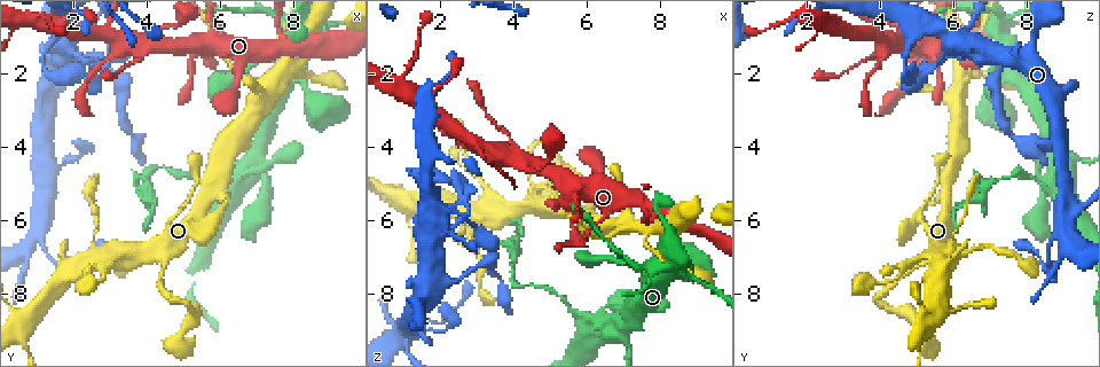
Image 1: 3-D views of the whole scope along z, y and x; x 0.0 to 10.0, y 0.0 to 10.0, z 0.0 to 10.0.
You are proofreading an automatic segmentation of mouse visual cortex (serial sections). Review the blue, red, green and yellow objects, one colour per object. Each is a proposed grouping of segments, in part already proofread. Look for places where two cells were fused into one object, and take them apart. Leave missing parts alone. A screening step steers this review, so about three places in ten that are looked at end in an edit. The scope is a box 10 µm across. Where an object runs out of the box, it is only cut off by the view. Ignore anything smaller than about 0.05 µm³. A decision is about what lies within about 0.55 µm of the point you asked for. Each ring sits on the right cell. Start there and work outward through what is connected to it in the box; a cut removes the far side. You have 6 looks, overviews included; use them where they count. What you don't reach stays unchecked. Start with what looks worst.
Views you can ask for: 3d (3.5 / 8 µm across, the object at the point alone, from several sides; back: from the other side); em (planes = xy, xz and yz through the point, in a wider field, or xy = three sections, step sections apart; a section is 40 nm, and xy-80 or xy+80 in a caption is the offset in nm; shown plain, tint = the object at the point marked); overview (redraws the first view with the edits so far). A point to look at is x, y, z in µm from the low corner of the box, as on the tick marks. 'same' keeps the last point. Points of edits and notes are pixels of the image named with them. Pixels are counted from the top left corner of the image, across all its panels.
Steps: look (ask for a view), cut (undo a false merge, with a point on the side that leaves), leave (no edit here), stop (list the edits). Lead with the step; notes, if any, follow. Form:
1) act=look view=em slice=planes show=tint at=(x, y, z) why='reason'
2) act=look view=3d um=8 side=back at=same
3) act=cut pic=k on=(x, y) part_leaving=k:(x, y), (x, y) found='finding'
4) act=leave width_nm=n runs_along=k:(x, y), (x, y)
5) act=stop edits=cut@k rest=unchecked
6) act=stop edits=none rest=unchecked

act=look view=3d um=3.5 side=back at=(4.50, 7.20, 5.25) why='thick turns thin'

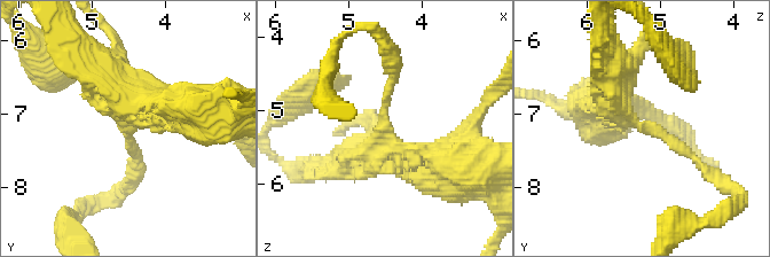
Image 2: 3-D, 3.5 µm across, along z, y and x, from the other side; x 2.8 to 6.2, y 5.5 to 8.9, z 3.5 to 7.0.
act=look view=em slice=xy step=3 show=tint at=(4.50, 7.15, 5.25) arm_widths_nm=150,400

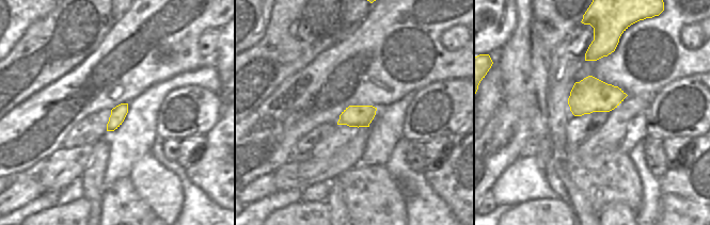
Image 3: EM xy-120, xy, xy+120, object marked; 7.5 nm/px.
act=leave runs_along=2:(617, 63), (631, 119), (705, 169) found='one cell here'

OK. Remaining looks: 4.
act=look view=3d um=3.5 side=back at=(4.30, 4.65, 7.75)

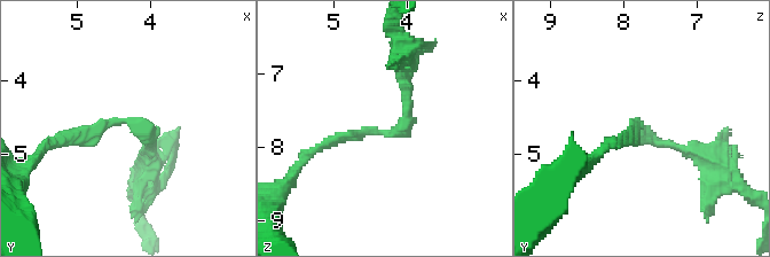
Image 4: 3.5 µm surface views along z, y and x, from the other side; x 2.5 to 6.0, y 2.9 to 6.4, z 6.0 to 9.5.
act=look view=em slice=xy step=3 show=tint at=(4.35, 4.60, 7.80) arm_widths_nm=100,150

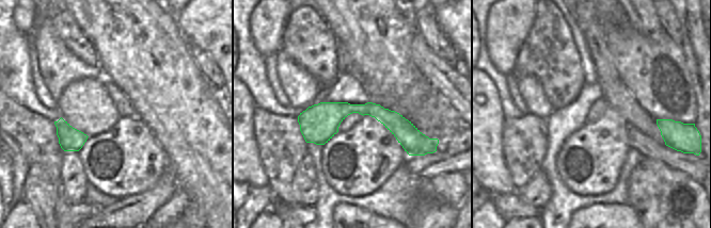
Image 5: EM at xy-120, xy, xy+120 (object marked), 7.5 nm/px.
act=cut pic=4 on=(661, 143) found='a second cell is stuck on'

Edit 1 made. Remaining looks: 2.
act=look view=3d um=3.5 at=(3.50, 1.25, 4.10)

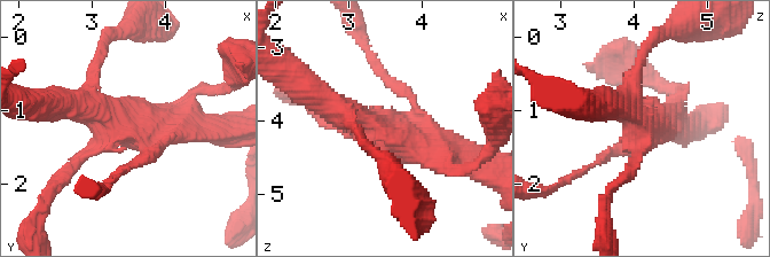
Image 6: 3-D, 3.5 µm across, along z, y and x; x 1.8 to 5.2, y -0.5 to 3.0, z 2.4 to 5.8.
act=look view=em slice=xy step=5 show=tint at=(3.50, 1.25, 4.15) why='now the EM'

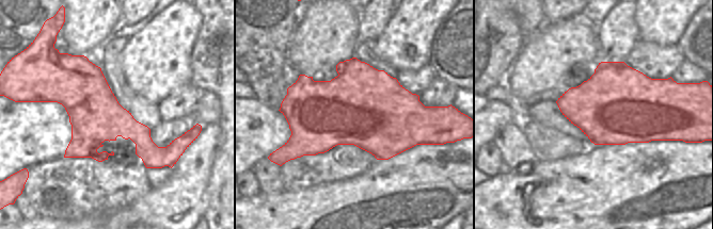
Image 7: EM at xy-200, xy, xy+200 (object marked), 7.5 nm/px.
act=leave arms=4 runs_along=6:(474, 163), (393, 140), (337, 110) found='one cell here'

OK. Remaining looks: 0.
act=stop edits=cut@4 rest=unchecked

